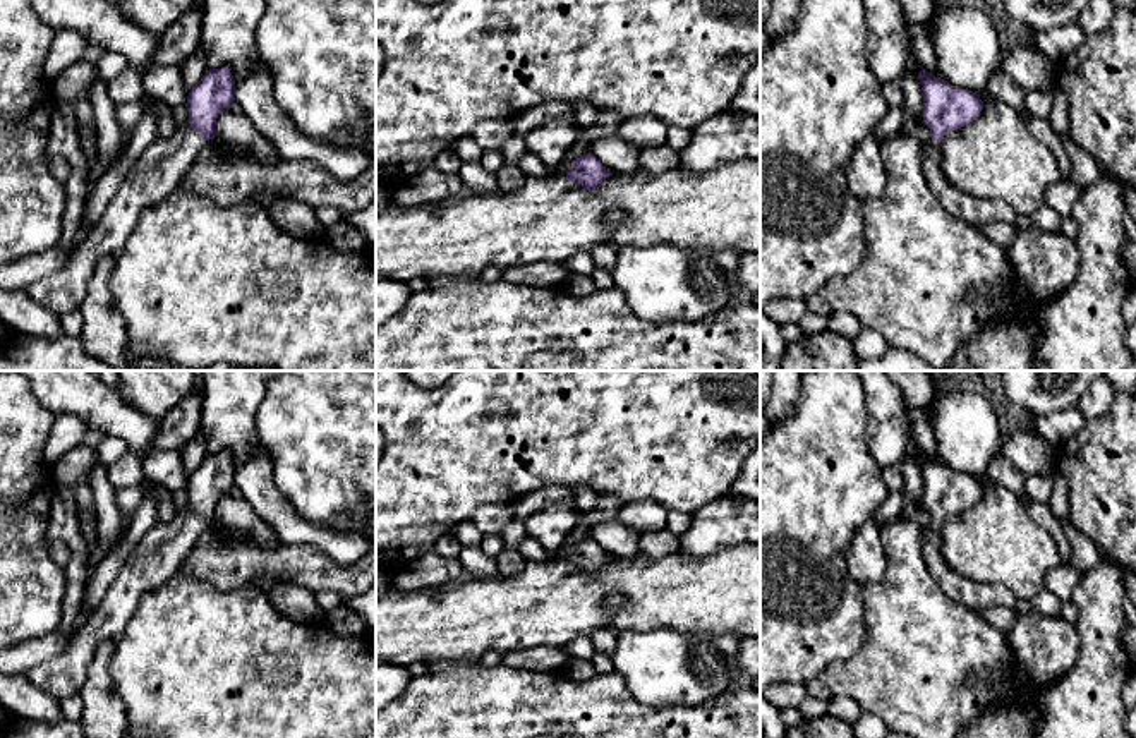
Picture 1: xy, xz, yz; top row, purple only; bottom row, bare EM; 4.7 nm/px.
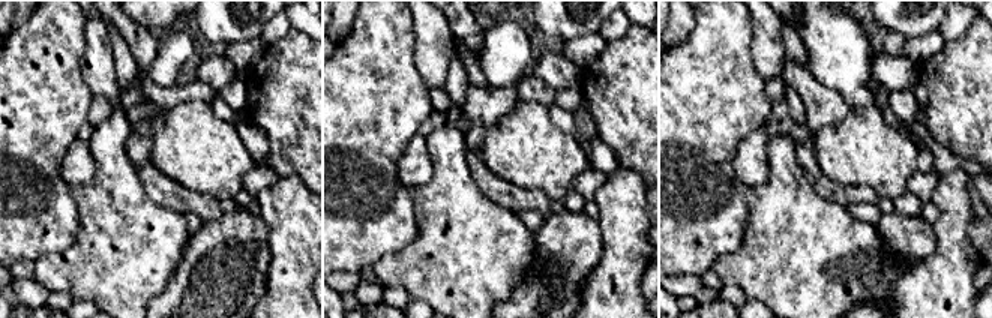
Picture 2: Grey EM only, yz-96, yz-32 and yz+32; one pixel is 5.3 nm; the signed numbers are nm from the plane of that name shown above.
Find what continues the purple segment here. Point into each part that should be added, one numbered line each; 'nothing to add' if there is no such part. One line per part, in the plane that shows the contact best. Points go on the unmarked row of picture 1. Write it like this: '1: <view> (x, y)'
1: xy (162, 551)

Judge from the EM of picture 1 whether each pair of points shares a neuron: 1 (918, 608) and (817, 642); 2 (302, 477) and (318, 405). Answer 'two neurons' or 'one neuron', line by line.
1: two neurons
2: one neuron

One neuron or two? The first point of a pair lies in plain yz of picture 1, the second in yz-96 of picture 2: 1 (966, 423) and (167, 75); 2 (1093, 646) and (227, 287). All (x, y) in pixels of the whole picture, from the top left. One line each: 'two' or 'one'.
1: one
2: two

